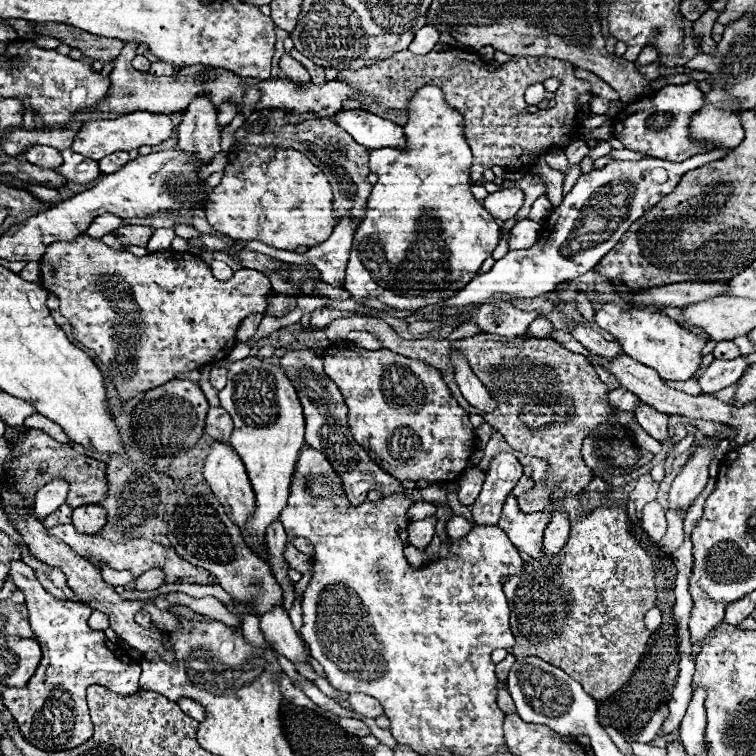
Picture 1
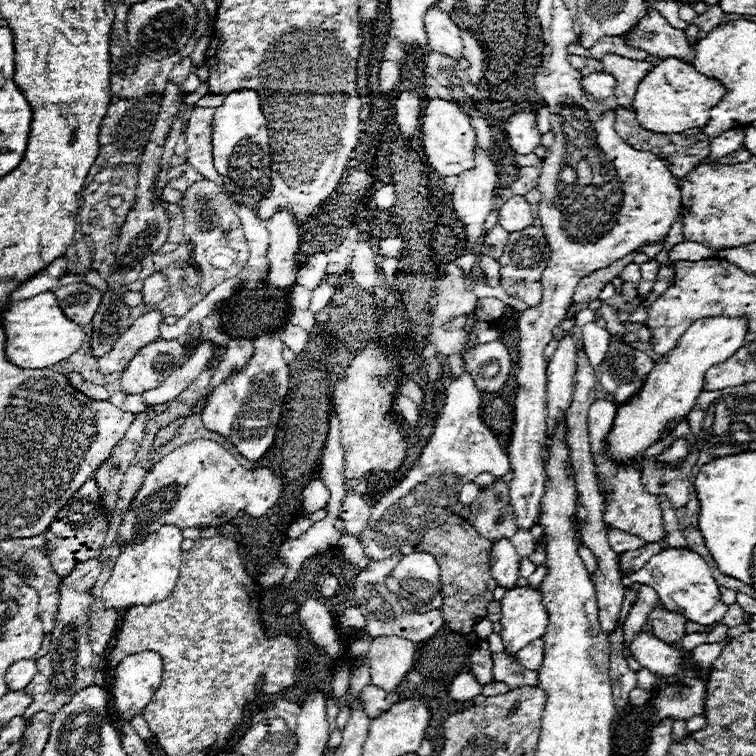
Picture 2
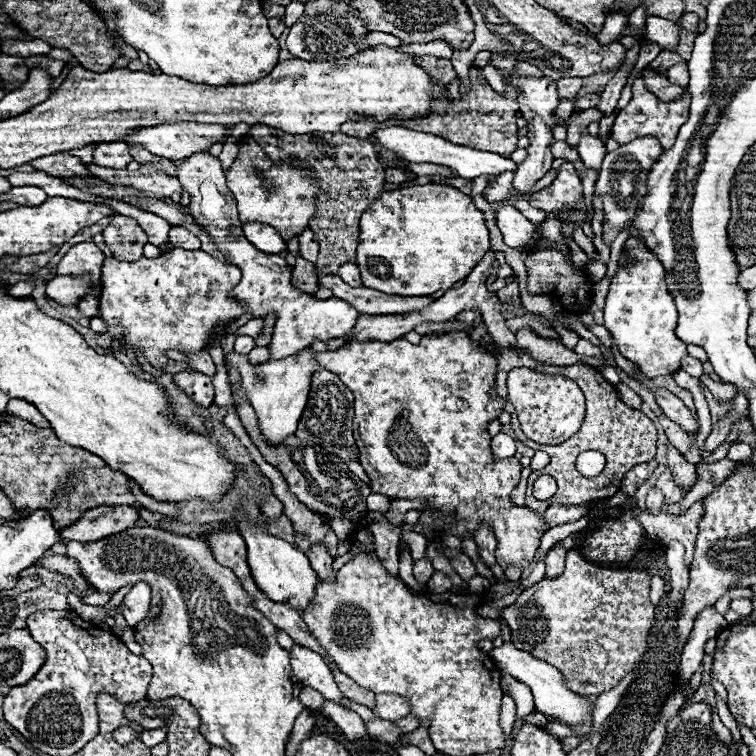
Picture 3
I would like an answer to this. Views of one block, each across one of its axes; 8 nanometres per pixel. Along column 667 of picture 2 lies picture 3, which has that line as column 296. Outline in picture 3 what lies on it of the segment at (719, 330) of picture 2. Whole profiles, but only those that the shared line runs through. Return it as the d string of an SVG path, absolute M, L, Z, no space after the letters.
M306 348L296 356L282 358L282 360L268 360L266 364L250 364L246 354L226 354L226 368L234 368L240 374L240 388L256 410L260 438L264 438L270 446L280 446L288 436L296 432L298 420L306 408L308 394L310 394L310 374L320 370L318 362L314 362L314 350Z

